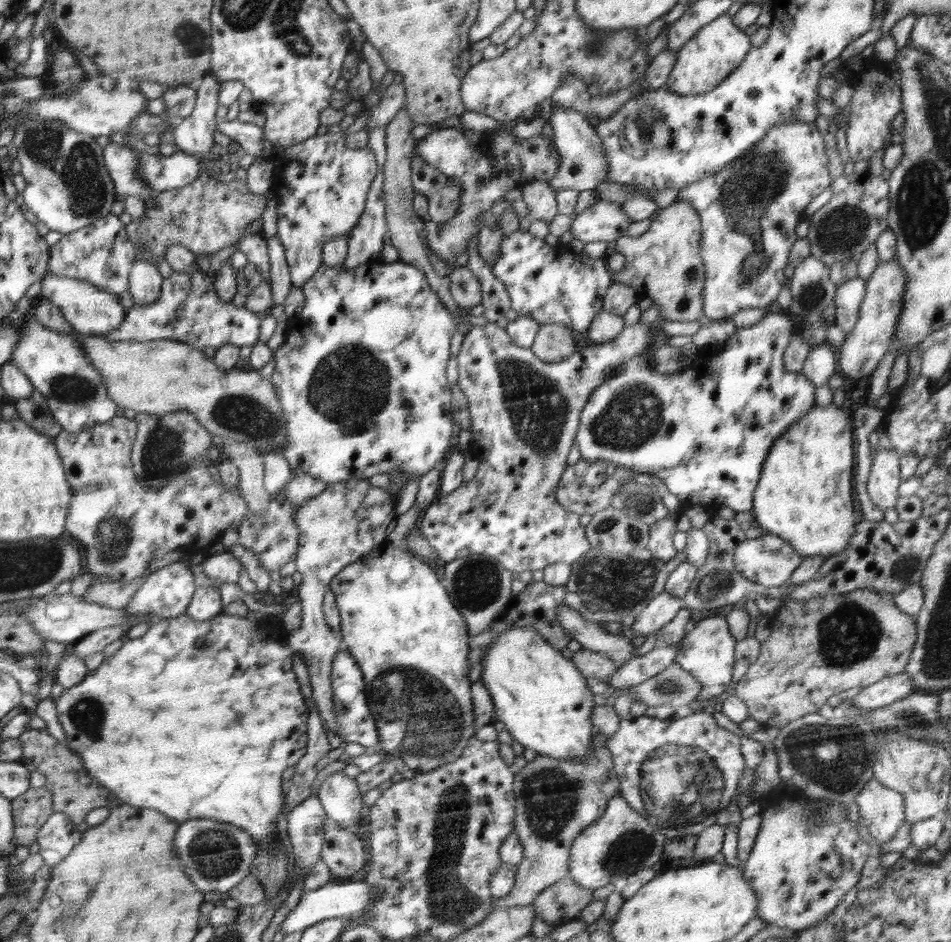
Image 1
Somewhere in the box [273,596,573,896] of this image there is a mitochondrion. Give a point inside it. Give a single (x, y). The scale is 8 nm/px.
(422, 717)

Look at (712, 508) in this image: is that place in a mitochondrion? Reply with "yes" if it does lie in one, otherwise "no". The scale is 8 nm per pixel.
no

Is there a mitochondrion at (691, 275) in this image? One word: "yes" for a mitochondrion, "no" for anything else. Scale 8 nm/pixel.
yes

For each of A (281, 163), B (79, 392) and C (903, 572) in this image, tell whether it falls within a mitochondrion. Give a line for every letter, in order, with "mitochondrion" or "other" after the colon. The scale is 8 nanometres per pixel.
A: other
B: mitochondrion
C: mitochondrion

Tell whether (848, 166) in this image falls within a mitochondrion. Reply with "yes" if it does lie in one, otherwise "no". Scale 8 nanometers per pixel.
no

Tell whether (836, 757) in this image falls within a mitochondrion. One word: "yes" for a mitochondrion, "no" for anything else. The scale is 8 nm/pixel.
yes

